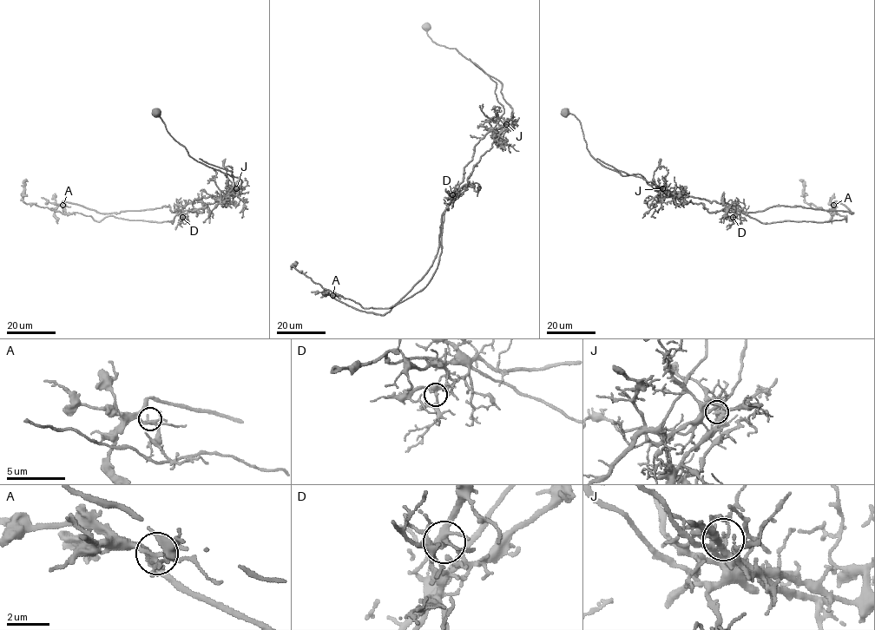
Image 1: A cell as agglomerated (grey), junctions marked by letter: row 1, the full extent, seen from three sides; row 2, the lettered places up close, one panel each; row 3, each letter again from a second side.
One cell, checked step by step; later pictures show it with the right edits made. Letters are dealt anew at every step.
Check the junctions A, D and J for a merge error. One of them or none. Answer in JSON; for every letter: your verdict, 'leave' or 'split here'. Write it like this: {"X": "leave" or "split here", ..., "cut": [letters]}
{"A": "leave", "D": "leave", "J": "split here", "cut": ["J"]}

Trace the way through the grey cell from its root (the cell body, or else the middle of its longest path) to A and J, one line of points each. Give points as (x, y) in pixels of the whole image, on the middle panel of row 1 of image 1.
A: (450, 204), (442, 216), (439, 247), (432, 265), (389, 311), (382, 315), (365, 312), (332, 295)
J: (450, 204), (457, 191), (467, 183), (473, 168), (506, 124)

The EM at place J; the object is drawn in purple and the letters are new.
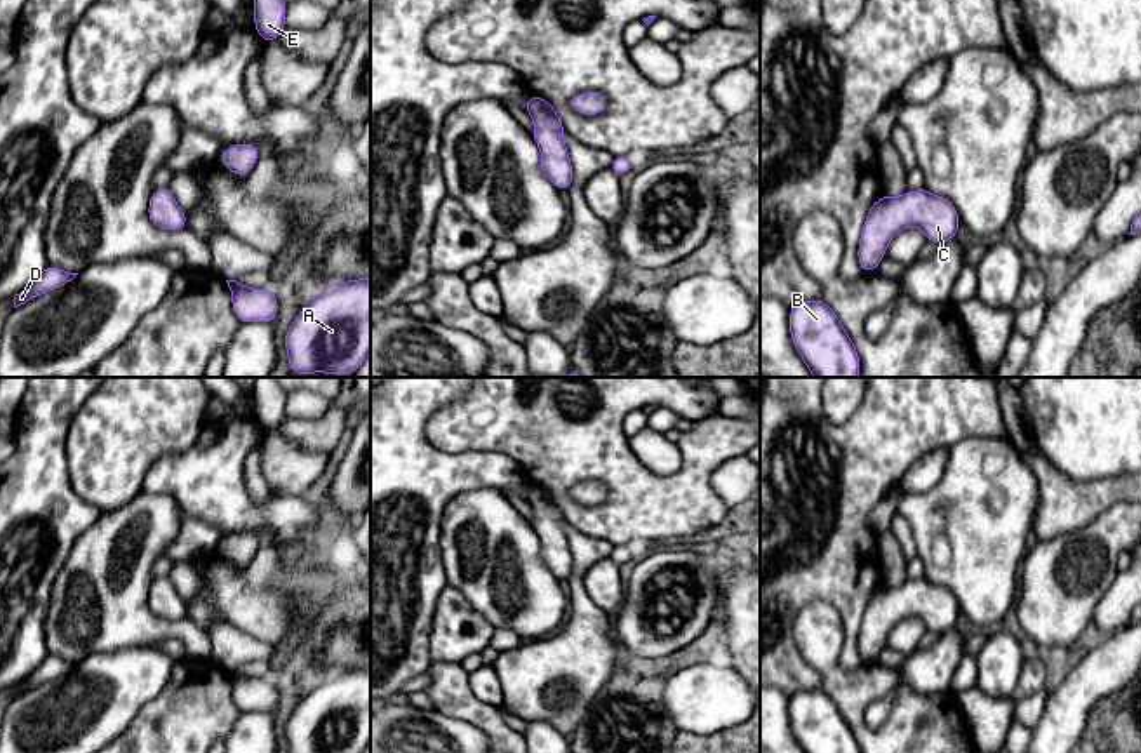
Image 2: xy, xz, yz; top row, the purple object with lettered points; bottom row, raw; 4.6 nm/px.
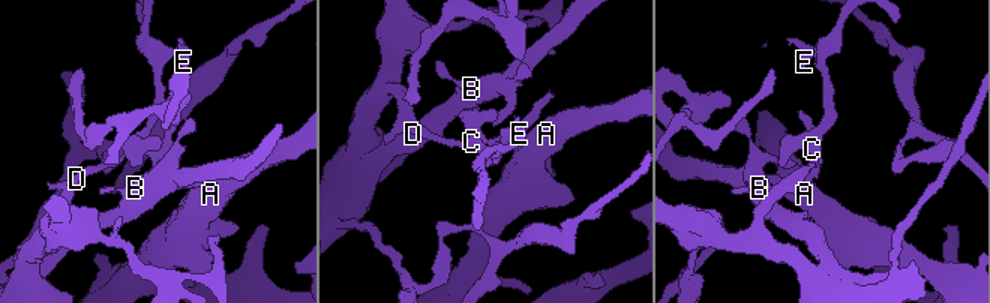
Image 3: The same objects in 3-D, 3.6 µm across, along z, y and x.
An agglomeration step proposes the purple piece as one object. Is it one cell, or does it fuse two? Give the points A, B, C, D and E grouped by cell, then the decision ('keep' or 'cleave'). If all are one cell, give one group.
groups A B E / C D; cleave

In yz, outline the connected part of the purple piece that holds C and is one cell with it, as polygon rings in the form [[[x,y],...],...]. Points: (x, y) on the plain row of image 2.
[[[925,577],[917,579],[920,593],[908,598],[908,616],[920,617],[925,623],[927,631],[943,633],[957,626],[960,616],[958,602],[955,595],[937,586]]]

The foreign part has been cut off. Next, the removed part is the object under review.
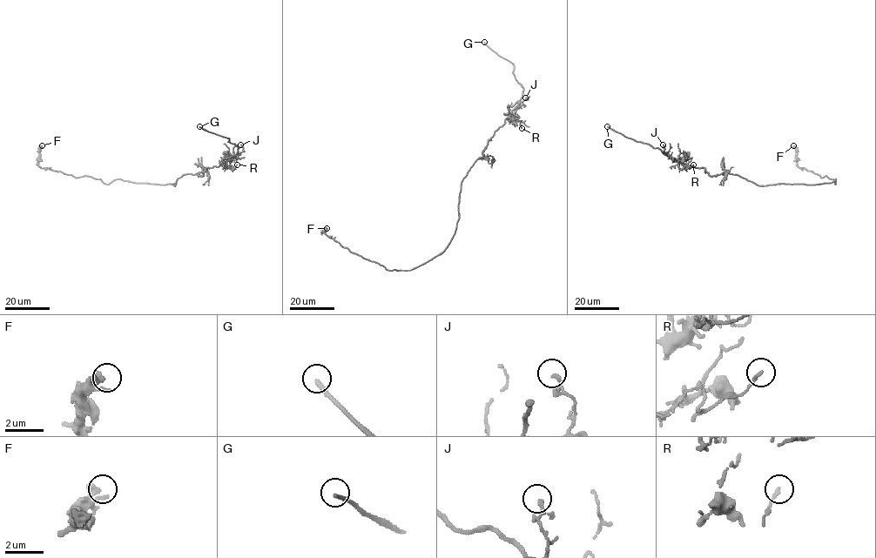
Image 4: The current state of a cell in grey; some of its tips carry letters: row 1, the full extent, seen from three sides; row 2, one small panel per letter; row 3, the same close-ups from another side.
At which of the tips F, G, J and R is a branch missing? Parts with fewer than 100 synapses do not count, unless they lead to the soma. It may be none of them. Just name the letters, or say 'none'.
G

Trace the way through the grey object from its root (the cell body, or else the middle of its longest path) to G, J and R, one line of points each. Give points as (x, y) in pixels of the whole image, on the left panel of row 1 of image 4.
G: (174, 184), (183, 175), (201, 176), (206, 167), (223, 164), (237, 151), (239, 147), (229, 138), (199, 126)
J: (174, 184), (183, 175), (197, 173), (201, 176), (206, 167), (223, 164), (243, 151), (240, 144)
R: (174, 184), (184, 174), (201, 176), (206, 167), (226, 162), (234, 169), (237, 164)

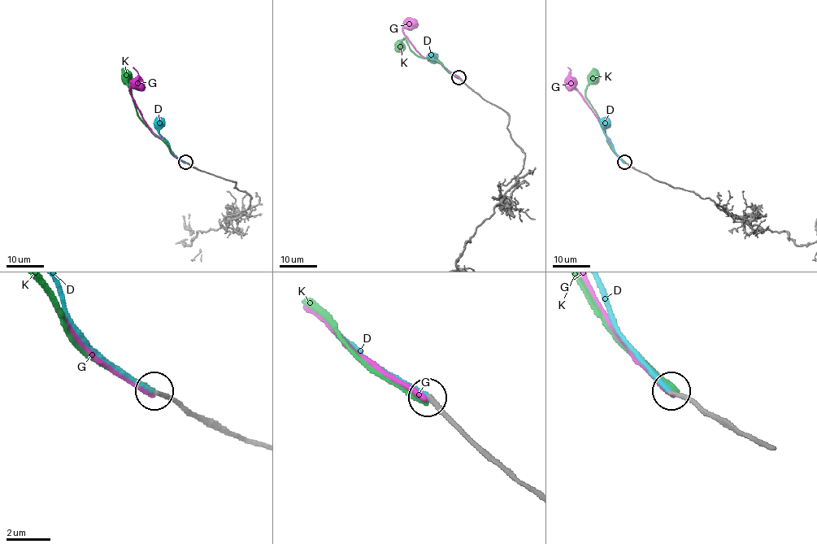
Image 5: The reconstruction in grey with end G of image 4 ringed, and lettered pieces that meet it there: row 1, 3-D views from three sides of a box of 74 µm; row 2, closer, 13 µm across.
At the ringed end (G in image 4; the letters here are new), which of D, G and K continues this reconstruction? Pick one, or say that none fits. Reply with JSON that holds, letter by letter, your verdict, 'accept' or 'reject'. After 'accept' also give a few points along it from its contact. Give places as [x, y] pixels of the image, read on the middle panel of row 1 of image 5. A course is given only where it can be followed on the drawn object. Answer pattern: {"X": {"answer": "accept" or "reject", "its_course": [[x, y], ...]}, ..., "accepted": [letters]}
{"D": {"answer": "reject"}, "G": {"answer": "reject"}, "K": {"answer": "accept", "its_course": [[458, 77], [438, 61], [420, 58], [410, 49], [405, 38], [398, 45]]}, "accepted": ["K"]}

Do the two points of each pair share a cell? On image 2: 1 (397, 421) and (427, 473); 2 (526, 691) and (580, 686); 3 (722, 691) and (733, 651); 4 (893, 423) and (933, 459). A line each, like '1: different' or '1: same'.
1: same
2: same
3: different
4: different

